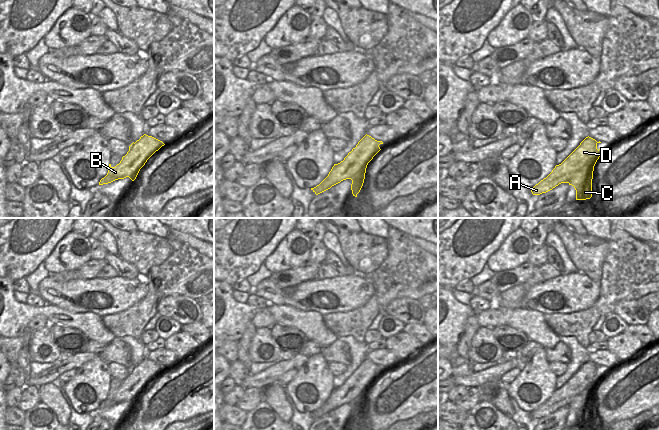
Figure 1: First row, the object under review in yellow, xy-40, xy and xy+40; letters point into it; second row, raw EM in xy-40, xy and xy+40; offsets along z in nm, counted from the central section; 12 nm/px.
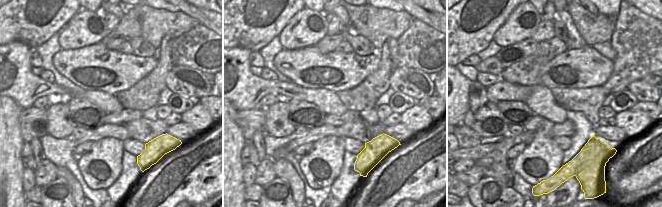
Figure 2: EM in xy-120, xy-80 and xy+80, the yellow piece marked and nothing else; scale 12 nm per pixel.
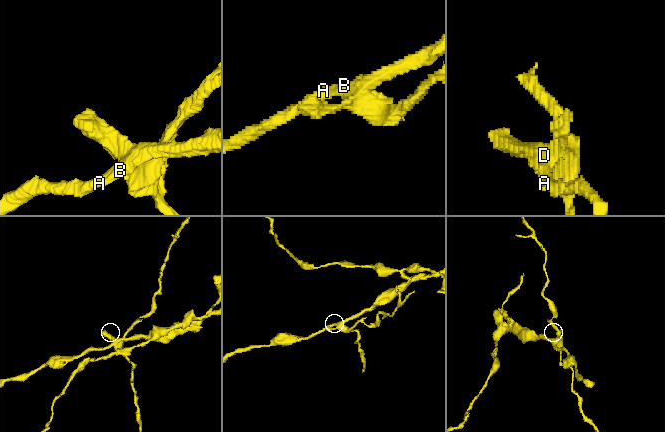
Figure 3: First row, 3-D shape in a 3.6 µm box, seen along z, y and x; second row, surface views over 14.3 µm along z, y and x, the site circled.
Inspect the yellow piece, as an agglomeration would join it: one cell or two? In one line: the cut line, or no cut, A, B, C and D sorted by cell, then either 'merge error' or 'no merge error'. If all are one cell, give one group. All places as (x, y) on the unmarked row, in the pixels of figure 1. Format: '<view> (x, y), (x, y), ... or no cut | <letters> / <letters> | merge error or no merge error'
xy+40 (598, 374), (586, 388), (573, 398), (568, 406) | A B D / C | merge error

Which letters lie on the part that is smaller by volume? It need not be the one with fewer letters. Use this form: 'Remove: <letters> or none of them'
Remove: C.

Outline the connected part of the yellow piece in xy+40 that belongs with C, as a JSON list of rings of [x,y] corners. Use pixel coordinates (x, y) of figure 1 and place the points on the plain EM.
[[[601,373],[589,385],[587,389],[573,398],[569,404],[569,409],[572,409],[576,414],[576,424],[586,424],[592,421],[592,403],[594,390],[602,379]]]

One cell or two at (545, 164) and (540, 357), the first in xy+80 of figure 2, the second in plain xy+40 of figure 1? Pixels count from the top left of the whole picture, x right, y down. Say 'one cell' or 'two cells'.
one cell

